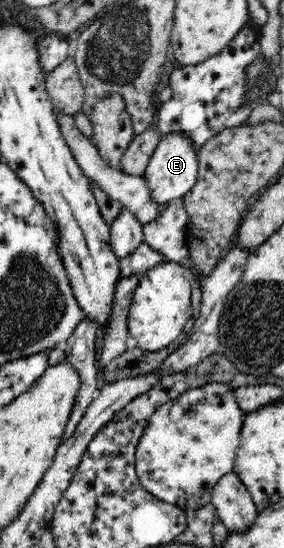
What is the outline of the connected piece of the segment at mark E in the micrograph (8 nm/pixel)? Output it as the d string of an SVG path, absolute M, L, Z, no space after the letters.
M180 130L161 134L161 140L149 158L144 177L149 185L148 189L151 190L151 198L162 208L165 208L170 201L181 199L183 194L195 186L199 172L197 153L192 138L188 134Z

